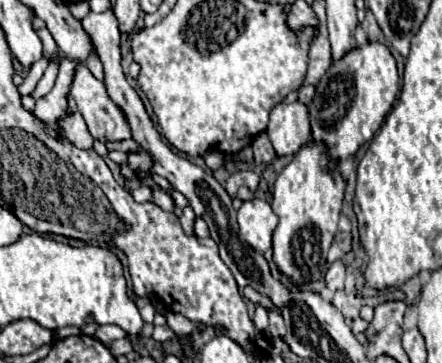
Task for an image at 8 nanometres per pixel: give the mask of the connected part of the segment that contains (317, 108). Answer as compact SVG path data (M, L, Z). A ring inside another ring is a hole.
M368 41L362 47L350 49L342 59L334 61L316 85L316 95L310 105L312 137L328 145L330 157L344 161L358 147L374 137L392 109L400 89L396 59L380 41Z

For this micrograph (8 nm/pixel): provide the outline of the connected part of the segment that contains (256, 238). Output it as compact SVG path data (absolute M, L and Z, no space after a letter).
M264 199L244 201L238 209L238 225L244 241L260 253L272 249L272 233L278 225L278 217L270 203Z

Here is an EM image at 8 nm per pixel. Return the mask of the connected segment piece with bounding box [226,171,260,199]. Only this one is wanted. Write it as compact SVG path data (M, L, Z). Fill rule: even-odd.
M238 171L232 173L232 175L230 175L230 179L226 181L226 191L228 191L228 195L234 199L234 197L236 197L236 193L238 193L238 189L240 189L242 185L252 185L250 189L252 189L252 191L256 191L259 181L260 176L253 171Z

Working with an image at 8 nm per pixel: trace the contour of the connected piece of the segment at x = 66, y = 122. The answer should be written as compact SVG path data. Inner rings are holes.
M78 113L70 115L70 117L64 117L62 127L64 127L66 135L68 135L68 141L72 145L76 145L78 149L92 149L94 147L94 139L88 133L88 127L86 127L84 119Z

